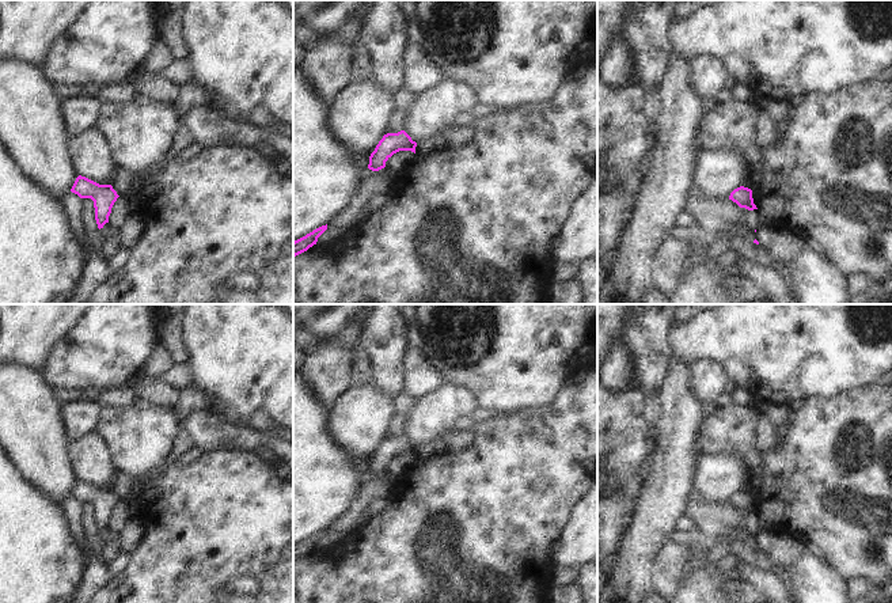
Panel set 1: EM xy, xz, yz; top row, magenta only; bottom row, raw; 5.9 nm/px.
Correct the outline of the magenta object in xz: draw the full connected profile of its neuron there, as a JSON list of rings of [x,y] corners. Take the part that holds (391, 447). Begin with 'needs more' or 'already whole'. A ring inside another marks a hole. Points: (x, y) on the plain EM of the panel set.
needs more; [[[401,435],[398,437],[387,437],[376,450],[369,460],[368,473],[379,475],[386,471],[386,466],[399,455],[411,455],[420,462],[441,456],[448,451],[449,444],[443,436],[436,437],[430,443],[413,445],[411,441]]]

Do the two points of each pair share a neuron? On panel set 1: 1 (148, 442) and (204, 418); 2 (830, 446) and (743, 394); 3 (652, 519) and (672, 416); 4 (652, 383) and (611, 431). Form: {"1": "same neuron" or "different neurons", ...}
{"1": "different neurons", "2": "different neurons", "3": "same neuron", "4": "different neurons"}

